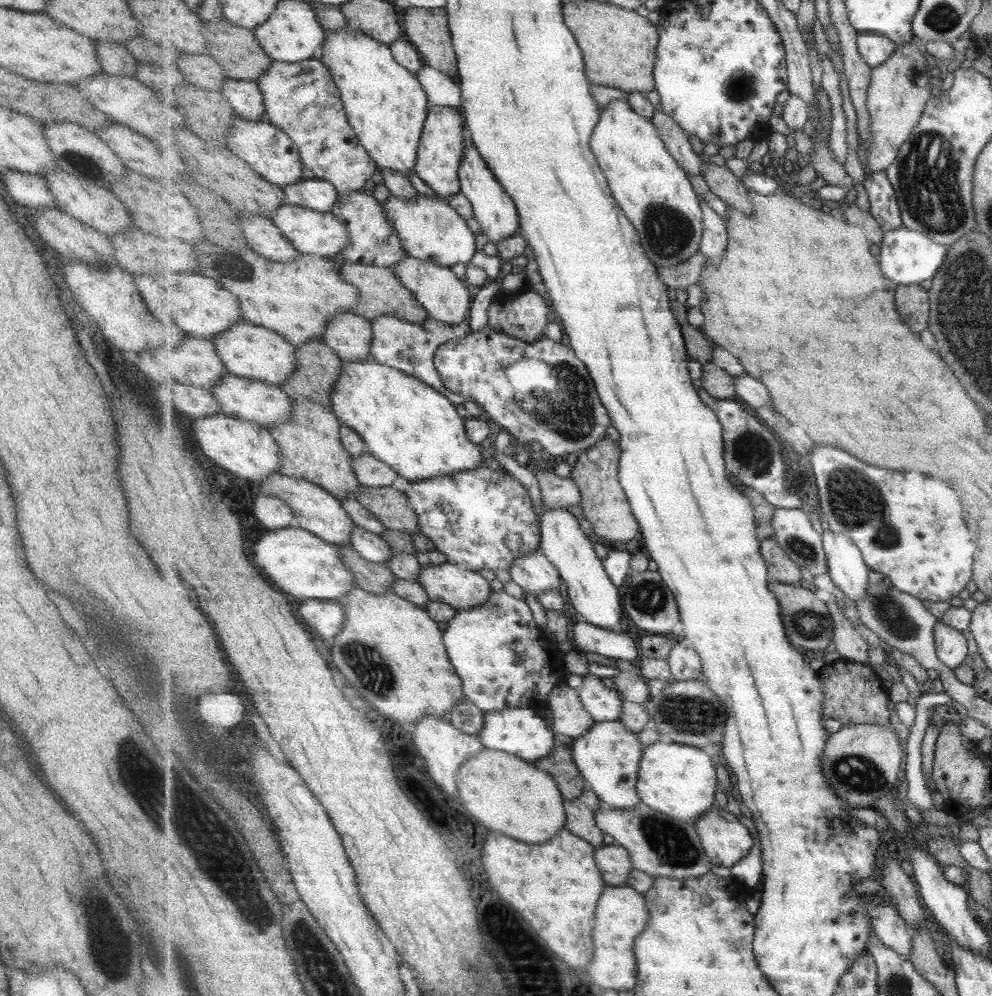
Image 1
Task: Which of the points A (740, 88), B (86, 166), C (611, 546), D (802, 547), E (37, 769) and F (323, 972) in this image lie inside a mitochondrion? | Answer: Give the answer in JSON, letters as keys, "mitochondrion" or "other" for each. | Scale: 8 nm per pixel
{"A":"mitochondrion","B":"other","C":"other","D":"mitochondrion","E":"other","F":"mitochondrion"}

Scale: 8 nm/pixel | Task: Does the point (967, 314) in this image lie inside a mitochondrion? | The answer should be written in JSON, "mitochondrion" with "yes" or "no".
{"mitochondrion":"yes"}

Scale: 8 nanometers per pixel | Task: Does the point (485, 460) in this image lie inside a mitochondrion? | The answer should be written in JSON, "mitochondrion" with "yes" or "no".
{"mitochondrion":"no"}

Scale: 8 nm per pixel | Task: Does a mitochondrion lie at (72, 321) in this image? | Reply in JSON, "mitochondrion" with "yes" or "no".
{"mitochondrion":"no"}

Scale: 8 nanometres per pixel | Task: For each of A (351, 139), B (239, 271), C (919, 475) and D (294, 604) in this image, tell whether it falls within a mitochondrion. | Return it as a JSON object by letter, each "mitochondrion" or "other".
{"A":"other","B":"mitochondrion","C":"other","D":"other"}

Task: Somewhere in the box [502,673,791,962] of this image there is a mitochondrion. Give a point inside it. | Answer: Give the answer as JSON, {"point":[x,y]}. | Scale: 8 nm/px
{"point":[687,714]}

